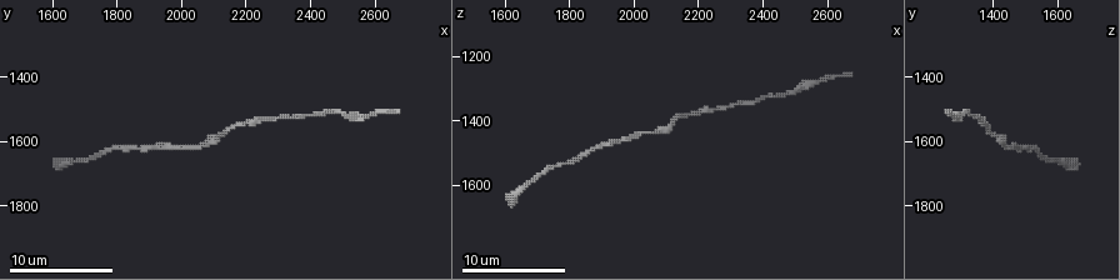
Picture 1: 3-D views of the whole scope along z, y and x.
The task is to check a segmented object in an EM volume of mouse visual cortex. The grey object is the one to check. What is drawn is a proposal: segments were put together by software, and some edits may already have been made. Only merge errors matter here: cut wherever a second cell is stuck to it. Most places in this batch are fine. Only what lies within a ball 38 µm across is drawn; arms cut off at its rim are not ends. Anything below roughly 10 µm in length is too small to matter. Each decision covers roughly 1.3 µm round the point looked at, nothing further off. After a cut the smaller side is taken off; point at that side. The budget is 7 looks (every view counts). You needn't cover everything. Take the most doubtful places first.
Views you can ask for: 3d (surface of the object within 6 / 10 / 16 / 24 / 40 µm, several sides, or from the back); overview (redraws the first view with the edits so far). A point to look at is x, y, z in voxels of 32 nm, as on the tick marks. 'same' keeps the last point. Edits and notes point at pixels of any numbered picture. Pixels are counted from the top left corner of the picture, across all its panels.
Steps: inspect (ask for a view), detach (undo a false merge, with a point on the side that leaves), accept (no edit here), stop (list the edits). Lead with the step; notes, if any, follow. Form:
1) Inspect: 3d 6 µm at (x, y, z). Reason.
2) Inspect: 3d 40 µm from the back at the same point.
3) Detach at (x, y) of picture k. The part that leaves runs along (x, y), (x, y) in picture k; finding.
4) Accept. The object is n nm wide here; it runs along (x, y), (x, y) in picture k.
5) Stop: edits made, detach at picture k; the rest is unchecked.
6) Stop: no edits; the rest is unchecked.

Inspect: 3d 10 µm at (2110, 1570, 1410).

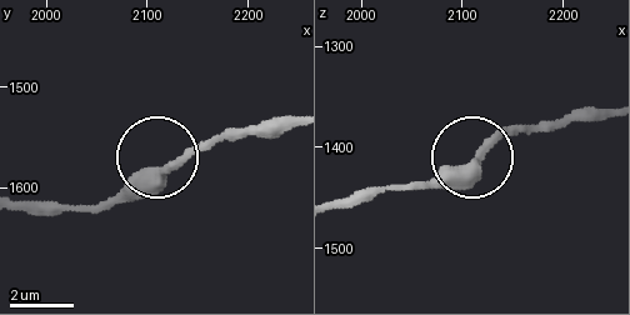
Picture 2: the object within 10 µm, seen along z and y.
Accept. All the same cell.

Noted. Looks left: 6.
Inspect: 3d 10 µm at (2250, 1540, 1370). Calibre changes.

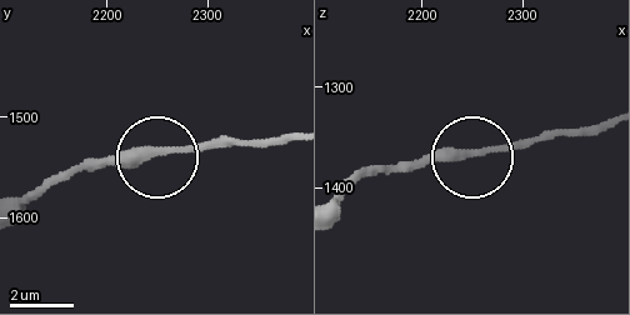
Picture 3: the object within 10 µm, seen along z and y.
Inspect: 3d 6 µm at (2250, 1532, 1366).

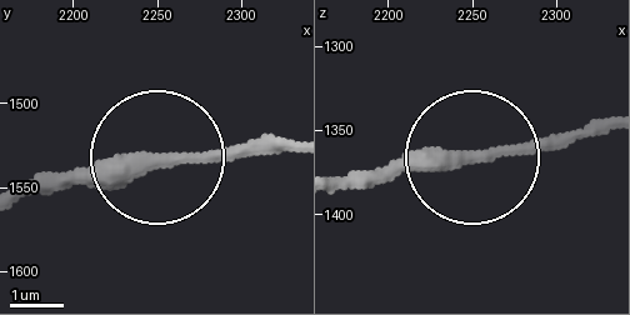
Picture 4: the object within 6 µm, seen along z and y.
Accept. The object is 300 nm wide here; it runs along (341, 184), (596, 130) in picture 4; all the same cell.

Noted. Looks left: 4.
Inspect: 3d 10 µm at (2500, 1510, 1310). Sudden change in width.

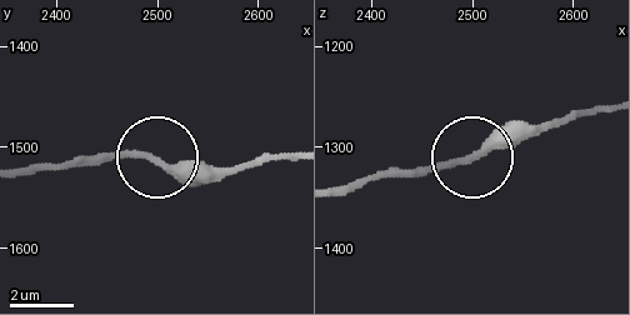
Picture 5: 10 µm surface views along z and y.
Accept. It runs along (335, 198), (391, 173), (431, 173), (473, 160), (566, 119) in picture 5; one cell here.

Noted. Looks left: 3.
Inspect: 3d 10 µm at (1800, 1620, 1520). Sudden change in width.

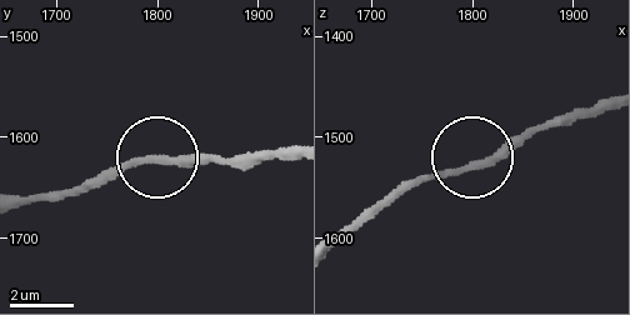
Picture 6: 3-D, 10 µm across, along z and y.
Accept. It runs along (290, 153), (129, 161), (91, 183) in picture 6; continuous, no second cell.

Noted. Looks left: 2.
Stop: no edits; the rest is unchecked.

